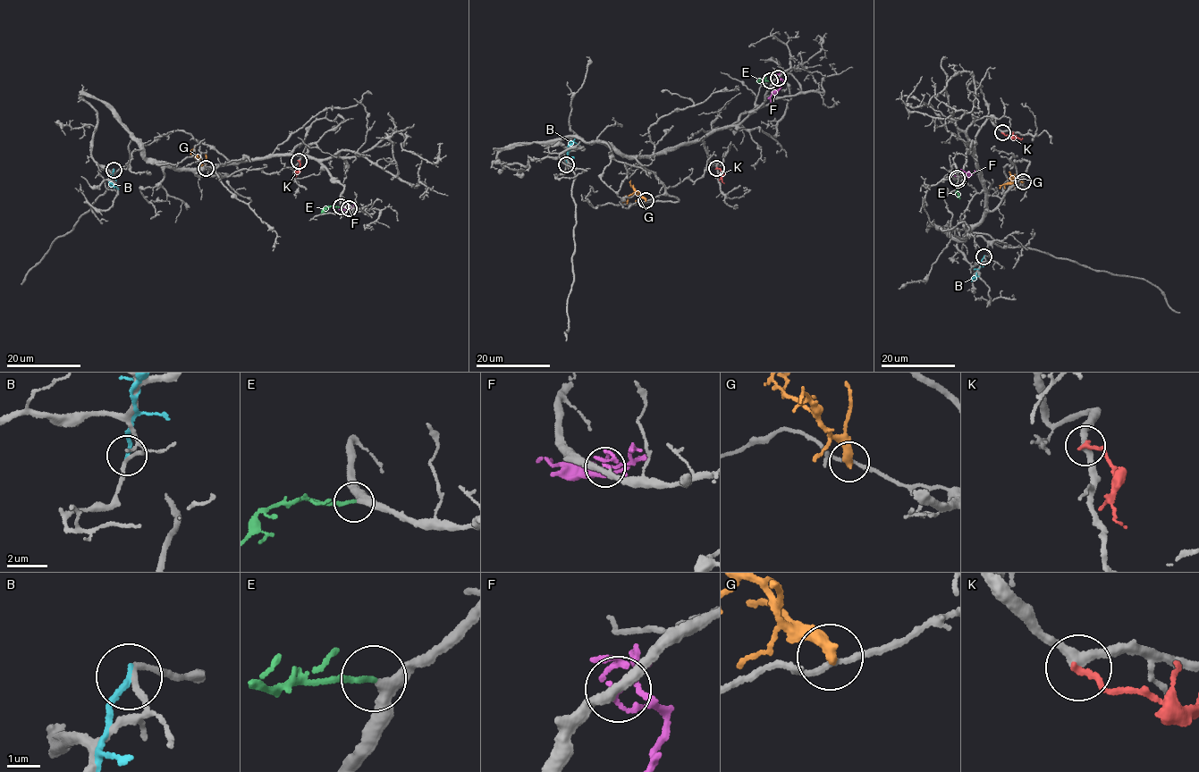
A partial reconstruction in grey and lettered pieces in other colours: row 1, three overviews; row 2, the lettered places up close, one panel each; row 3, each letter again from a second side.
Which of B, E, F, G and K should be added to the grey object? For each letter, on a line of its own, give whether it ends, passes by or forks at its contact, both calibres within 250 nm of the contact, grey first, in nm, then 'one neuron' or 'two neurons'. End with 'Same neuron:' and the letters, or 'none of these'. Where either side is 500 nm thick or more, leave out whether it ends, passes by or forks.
B: it ends | 170/190 nm | two neurons
E: it ends | 340/160 nm | one neuron
F: it passes by | 300/110 nm | two neurons
G: it ends | 160/380 nm | two neurons
K: it ends | 320/240 nm | two neurons
Same neuron: E

